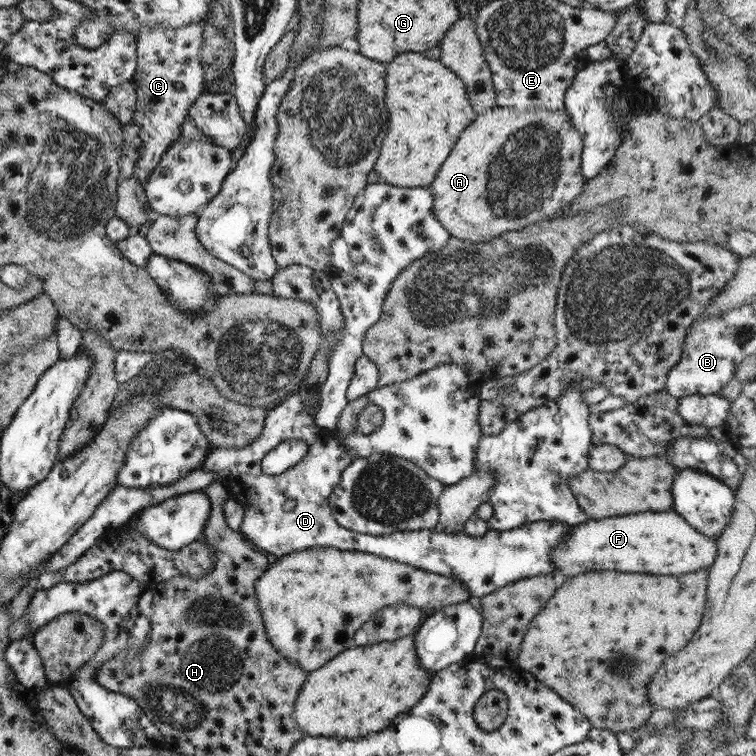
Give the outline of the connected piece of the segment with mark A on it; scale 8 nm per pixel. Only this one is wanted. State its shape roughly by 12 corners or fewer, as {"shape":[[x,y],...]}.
{"shape":[[477,114],[429,185],[451,237],[484,243],[581,194],[565,120],[495,134]]}

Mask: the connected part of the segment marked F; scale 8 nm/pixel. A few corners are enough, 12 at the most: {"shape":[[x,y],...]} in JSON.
{"shape":[[675,511],[571,525],[553,574],[671,576],[713,564],[716,539]]}

